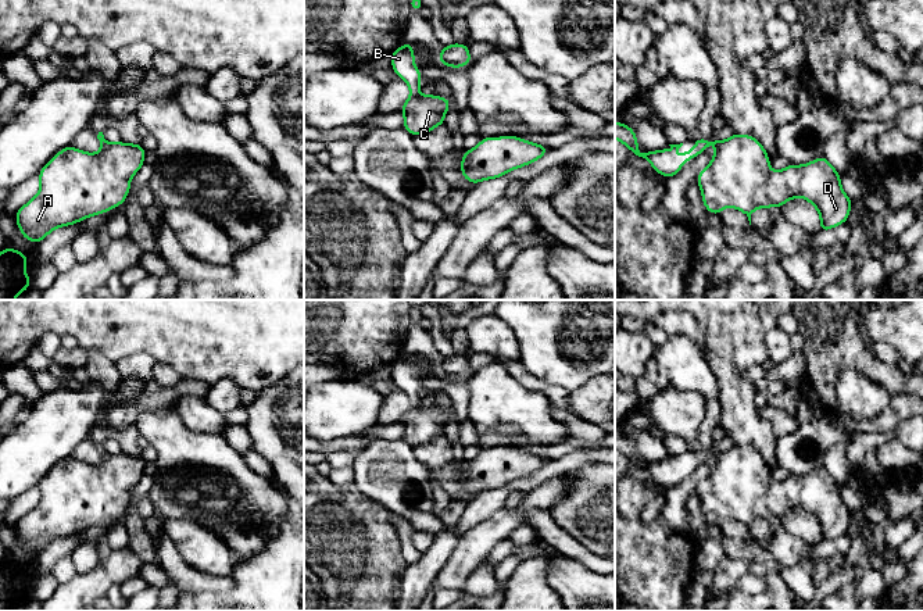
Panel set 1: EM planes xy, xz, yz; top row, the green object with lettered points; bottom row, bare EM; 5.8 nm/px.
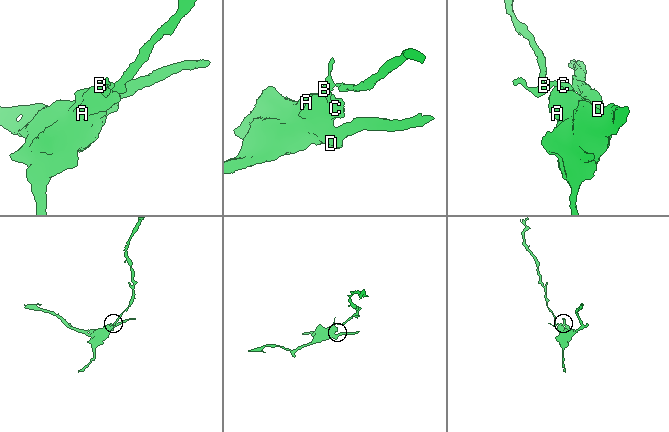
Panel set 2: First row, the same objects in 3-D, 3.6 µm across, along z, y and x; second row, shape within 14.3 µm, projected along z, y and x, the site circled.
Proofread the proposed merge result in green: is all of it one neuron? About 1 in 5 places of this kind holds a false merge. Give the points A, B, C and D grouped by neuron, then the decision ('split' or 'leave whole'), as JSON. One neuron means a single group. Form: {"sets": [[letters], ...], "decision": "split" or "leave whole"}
{"sets": [["A", "C", "D"], ["B"]], "decision": "split"}

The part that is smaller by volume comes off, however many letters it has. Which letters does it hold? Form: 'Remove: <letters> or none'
Remove: B

